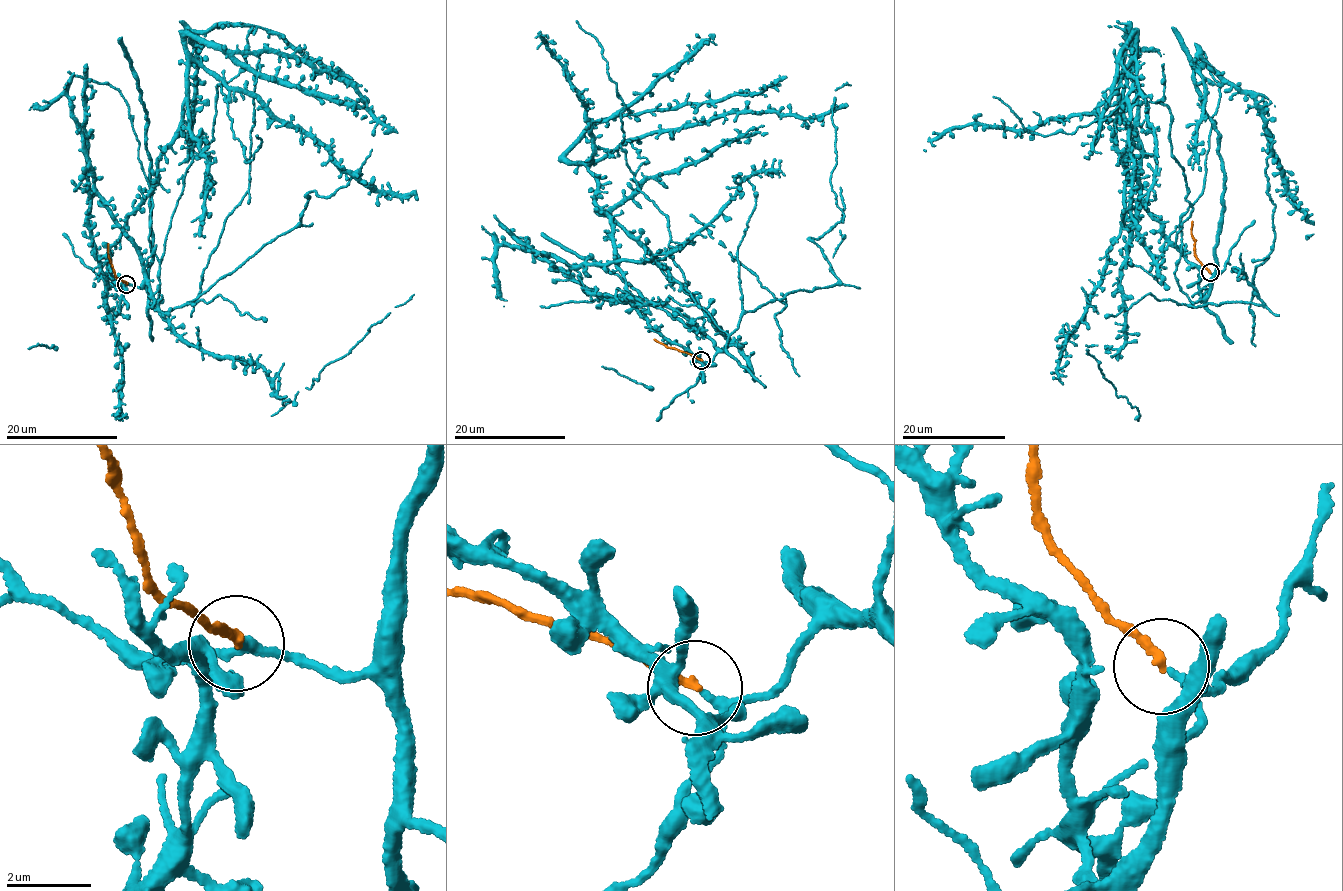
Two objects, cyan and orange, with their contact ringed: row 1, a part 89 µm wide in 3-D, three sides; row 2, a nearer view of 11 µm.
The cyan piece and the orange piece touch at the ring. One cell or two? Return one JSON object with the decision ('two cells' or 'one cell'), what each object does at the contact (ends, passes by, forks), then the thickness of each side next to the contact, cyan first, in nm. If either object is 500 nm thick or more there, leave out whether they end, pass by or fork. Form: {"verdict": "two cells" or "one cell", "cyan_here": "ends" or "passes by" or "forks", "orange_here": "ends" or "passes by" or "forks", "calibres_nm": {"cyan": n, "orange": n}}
{"verdict": "one cell", "cyan_here": "passes by", "orange_here": "ends", "calibres_nm": {"cyan": 180, "orange": 200}}

